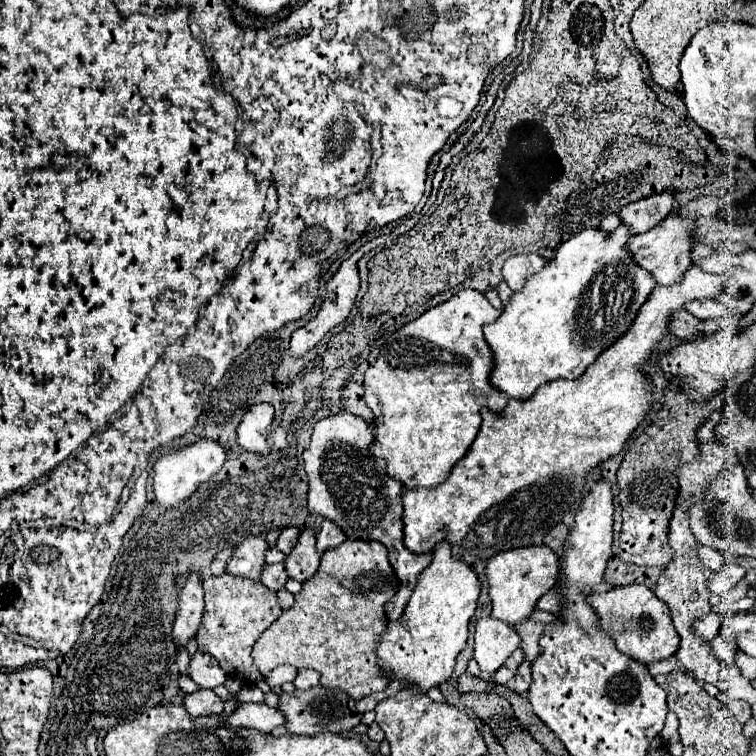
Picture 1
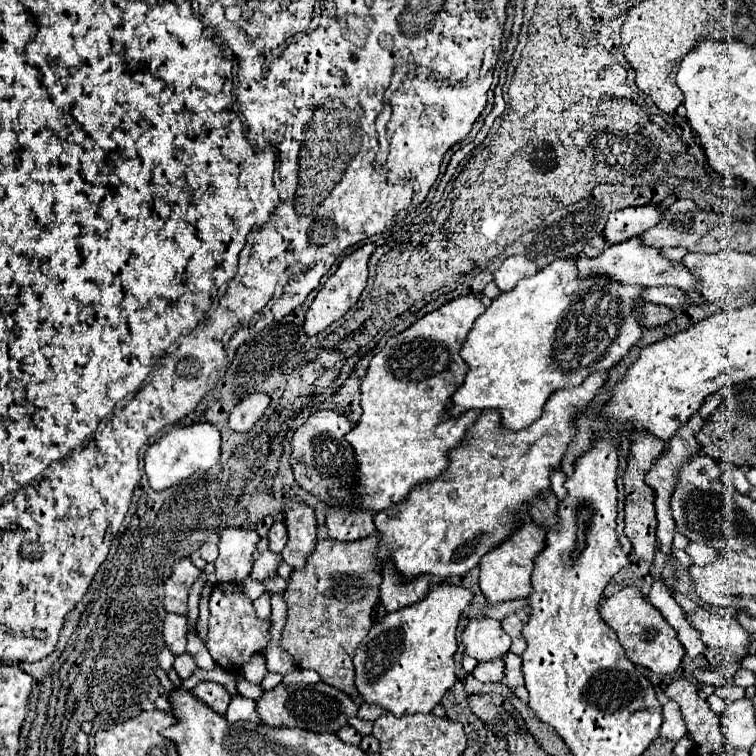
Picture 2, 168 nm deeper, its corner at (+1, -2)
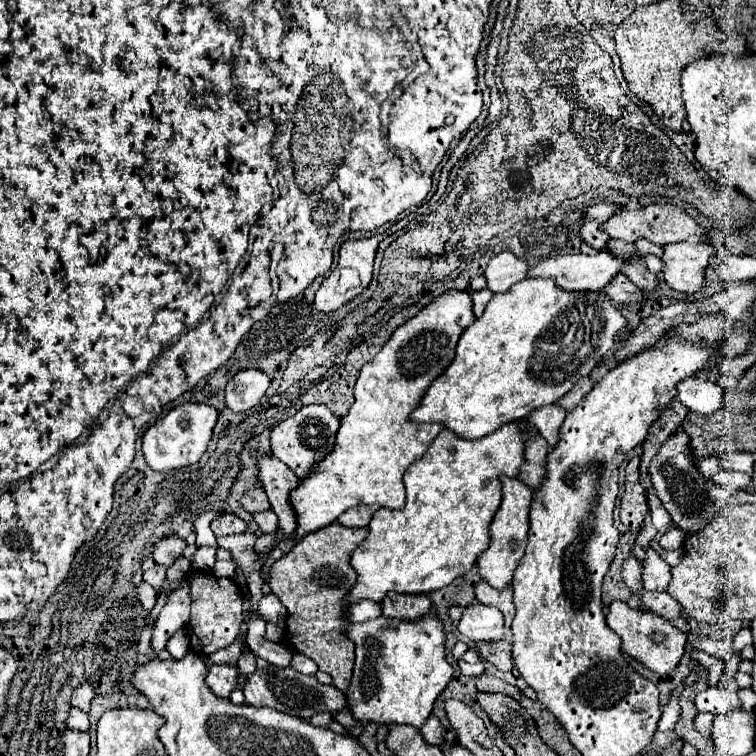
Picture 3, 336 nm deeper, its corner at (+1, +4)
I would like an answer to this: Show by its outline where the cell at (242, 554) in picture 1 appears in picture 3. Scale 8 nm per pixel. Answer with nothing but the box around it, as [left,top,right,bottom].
[210,512,246,536]

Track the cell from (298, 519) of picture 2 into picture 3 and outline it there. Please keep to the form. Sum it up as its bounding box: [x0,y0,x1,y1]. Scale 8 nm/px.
[256,456,298,542]

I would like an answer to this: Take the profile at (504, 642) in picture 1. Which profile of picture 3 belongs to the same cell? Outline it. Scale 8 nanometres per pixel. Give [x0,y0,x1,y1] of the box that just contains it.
[458,602,506,644]

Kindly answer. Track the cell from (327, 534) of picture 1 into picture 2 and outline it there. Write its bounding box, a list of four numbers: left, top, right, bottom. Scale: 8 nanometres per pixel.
[326,510,376,542]

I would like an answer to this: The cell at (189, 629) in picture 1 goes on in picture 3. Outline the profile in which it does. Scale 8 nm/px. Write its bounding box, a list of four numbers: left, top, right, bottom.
[152,536,186,568]

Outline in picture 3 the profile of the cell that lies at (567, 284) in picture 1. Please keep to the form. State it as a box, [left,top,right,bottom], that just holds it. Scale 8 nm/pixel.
[410,278,626,440]

